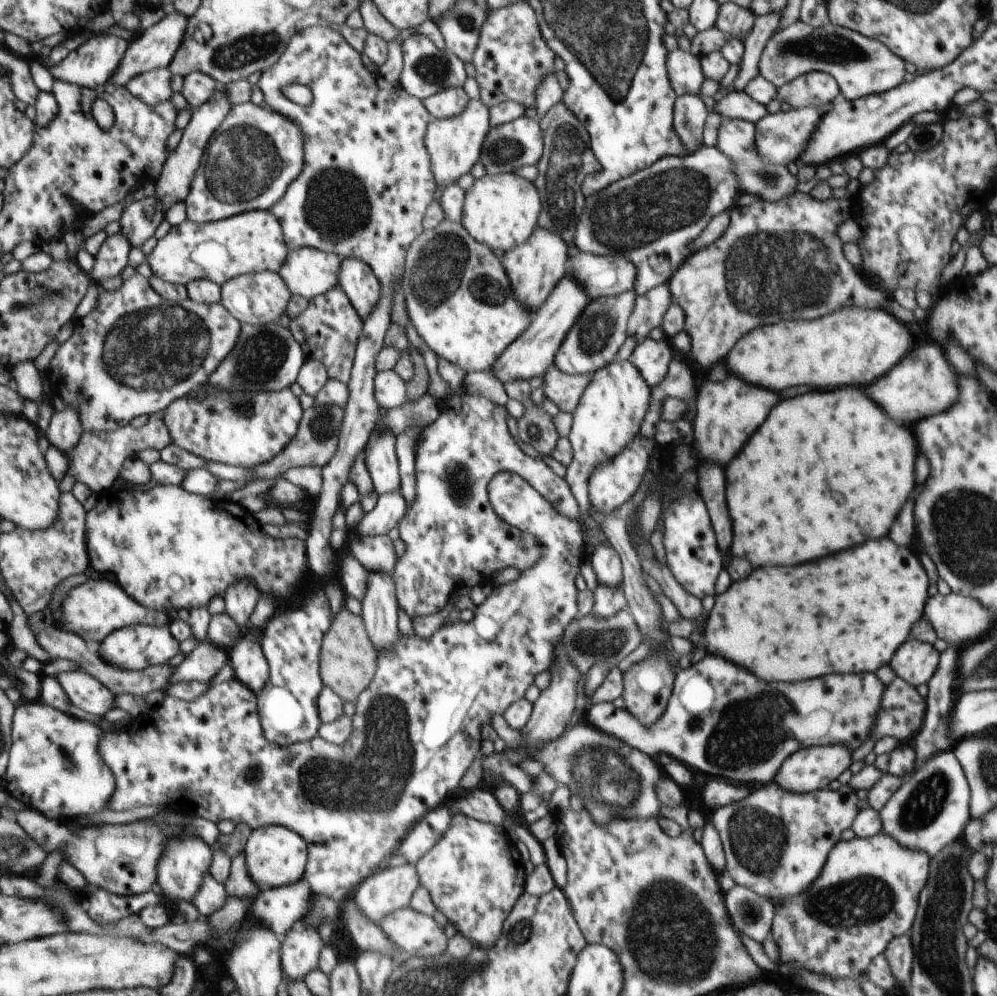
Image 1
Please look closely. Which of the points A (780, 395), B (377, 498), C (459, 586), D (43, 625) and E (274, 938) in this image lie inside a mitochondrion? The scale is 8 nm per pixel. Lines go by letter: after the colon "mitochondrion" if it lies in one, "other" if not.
A: other
B: other
C: other
D: other
E: other

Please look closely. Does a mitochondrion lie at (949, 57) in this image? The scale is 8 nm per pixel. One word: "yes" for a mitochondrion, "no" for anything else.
no

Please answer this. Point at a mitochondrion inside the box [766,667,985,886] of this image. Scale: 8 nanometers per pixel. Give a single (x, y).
(922, 807)

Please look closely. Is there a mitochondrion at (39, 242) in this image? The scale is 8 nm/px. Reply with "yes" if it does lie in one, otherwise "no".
no

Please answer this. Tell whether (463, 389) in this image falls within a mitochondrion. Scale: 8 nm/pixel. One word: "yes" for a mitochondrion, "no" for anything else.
no

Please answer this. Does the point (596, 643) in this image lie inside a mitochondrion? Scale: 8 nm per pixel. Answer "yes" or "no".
yes

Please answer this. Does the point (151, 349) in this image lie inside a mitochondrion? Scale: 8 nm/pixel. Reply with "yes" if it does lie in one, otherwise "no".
yes

